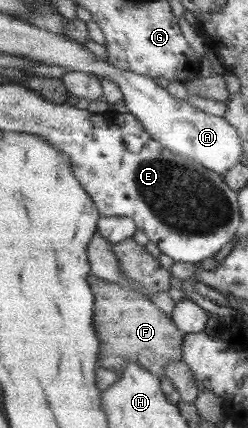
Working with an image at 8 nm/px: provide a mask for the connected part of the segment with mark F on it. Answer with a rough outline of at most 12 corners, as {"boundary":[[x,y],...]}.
{"boundary":[[93,273],[99,366],[161,379],[186,334],[145,294]]}

